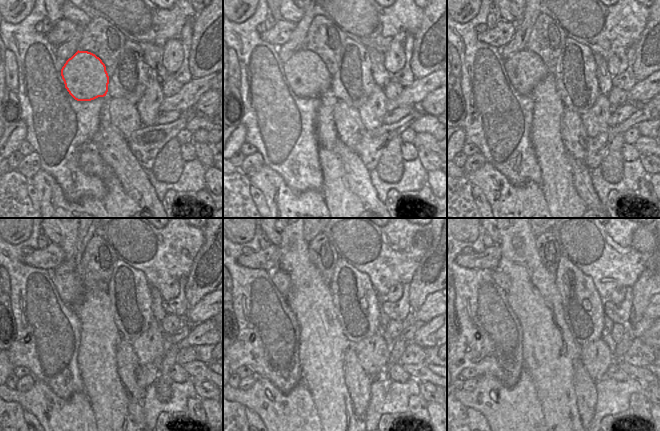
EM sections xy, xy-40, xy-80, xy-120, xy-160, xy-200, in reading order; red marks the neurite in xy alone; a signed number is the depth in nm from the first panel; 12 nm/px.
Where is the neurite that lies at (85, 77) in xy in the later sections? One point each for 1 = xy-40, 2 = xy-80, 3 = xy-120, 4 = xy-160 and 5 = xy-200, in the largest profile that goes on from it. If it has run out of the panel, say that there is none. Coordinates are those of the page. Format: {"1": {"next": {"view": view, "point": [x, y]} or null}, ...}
{"1": {"next": {"view": "xy-40", "point": [307, 75]}}, "2": {"next": {"view": "xy-80", "point": [525, 69]}}, "3": {"next": {"view": "xy-120", "point": [70, 288]}}, "4": {"next": {"view": "xy-160", "point": [280, 279]}}, "5": {"next": {"view": "xy-200", "point": [502, 280]}}}

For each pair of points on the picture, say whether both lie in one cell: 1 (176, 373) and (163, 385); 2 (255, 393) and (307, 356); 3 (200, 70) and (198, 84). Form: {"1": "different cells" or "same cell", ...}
{"1": "different cells", "2": "different cells", "3": "different cells"}

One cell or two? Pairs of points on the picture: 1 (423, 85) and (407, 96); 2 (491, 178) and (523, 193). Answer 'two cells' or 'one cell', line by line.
1: one cell
2: one cell

